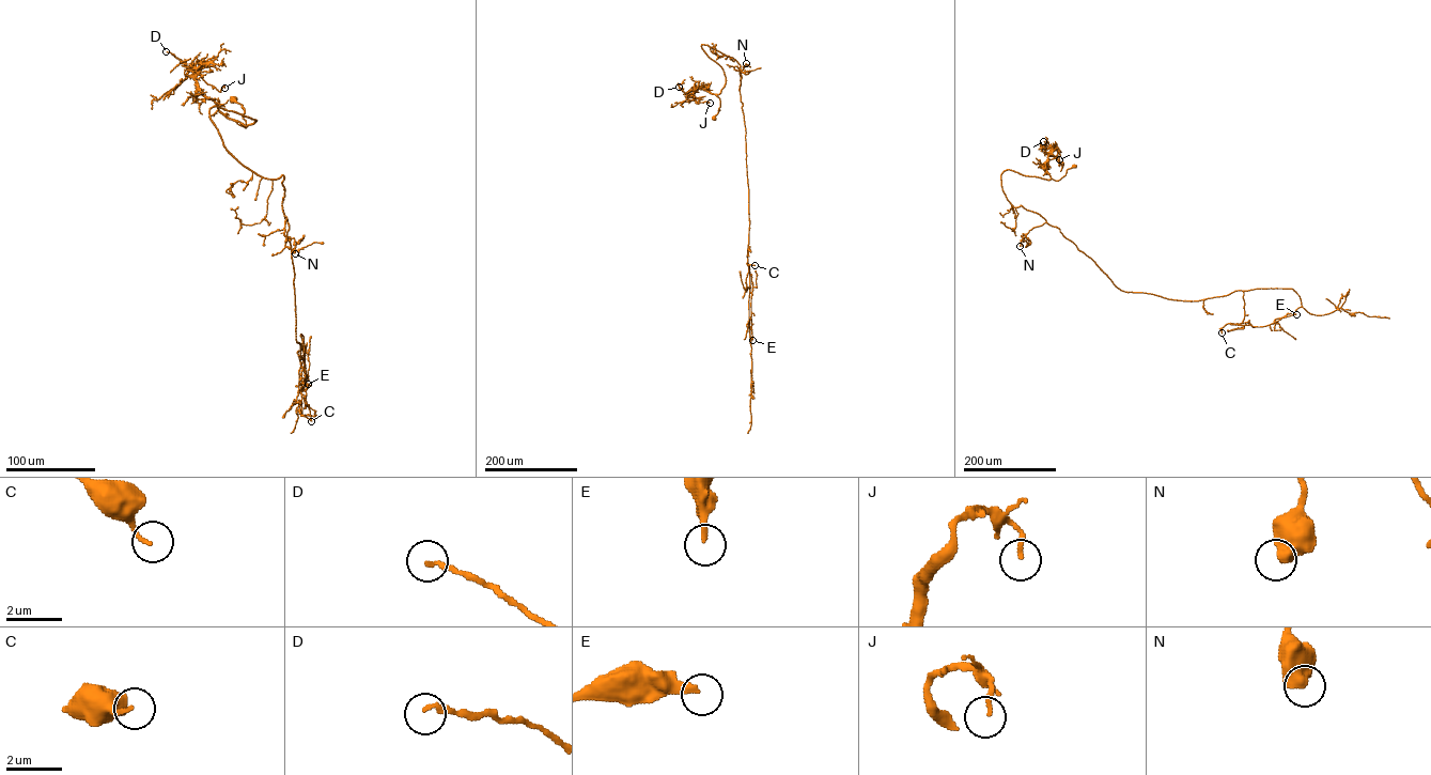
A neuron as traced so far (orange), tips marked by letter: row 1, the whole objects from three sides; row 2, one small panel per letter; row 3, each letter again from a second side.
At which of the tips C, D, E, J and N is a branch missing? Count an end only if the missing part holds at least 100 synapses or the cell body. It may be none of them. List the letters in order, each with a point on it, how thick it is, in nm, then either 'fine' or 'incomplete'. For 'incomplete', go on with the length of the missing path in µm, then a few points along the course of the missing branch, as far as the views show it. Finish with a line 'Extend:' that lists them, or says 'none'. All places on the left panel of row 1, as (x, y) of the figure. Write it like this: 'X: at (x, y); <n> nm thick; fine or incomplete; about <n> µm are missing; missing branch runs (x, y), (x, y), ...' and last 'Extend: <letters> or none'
C: at (311, 421); 150 nm thick; fine
D: at (166, 51); 170 nm thick; fine
E: at (308, 384); 240 nm thick; fine
J: at (224, 88); 160 nm thick; fine
N: at (295, 253); 650 nm thick; fine
Extend: none

